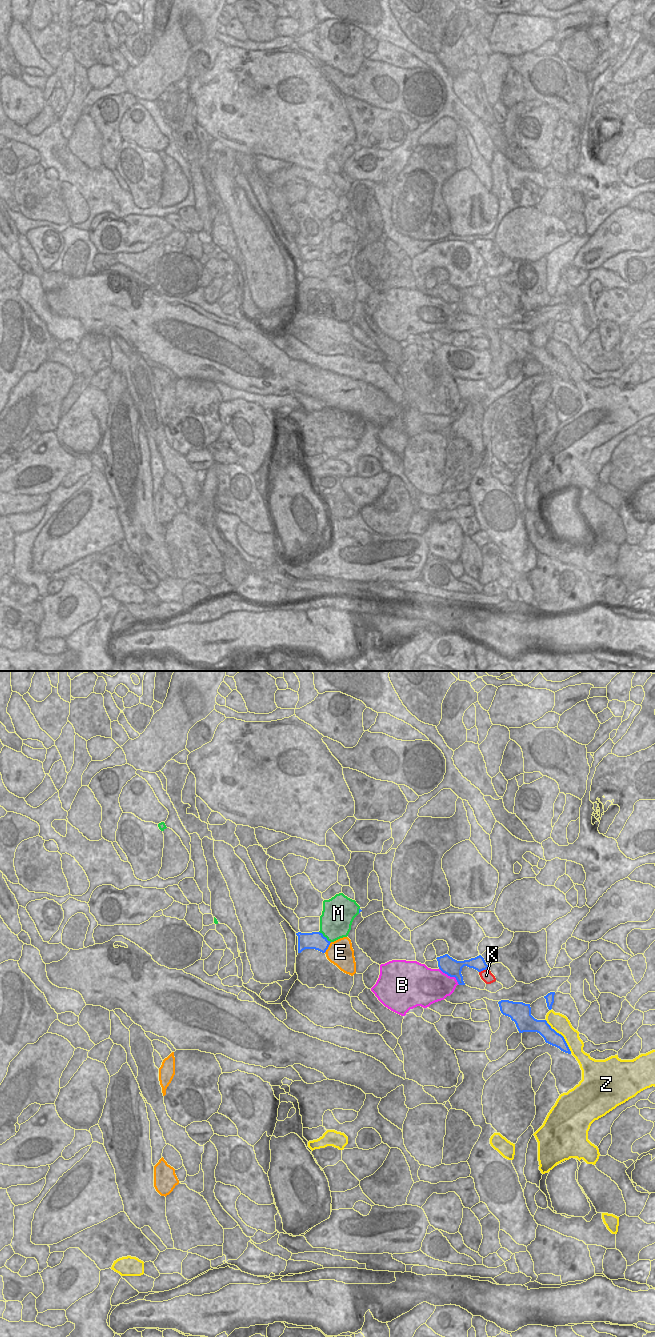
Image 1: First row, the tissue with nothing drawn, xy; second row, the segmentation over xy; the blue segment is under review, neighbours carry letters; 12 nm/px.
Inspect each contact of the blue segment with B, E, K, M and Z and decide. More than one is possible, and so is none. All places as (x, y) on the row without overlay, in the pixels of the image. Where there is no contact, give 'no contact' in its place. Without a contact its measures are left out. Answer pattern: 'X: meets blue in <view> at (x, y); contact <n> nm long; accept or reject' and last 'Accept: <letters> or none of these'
B: meets blue in xy at (450, 304); contact 320 nm long; reject
E: meets blue in xy at (328, 274); contact 160 nm long; reject
K: meets blue in xy at (483, 297); contact 120 nm long; reject
M: meets blue in xy at (325, 265); contact 200 nm long; reject
Z: meets blue in xy at (561, 363); contact 500 nm long; reject
Accept: none of these

